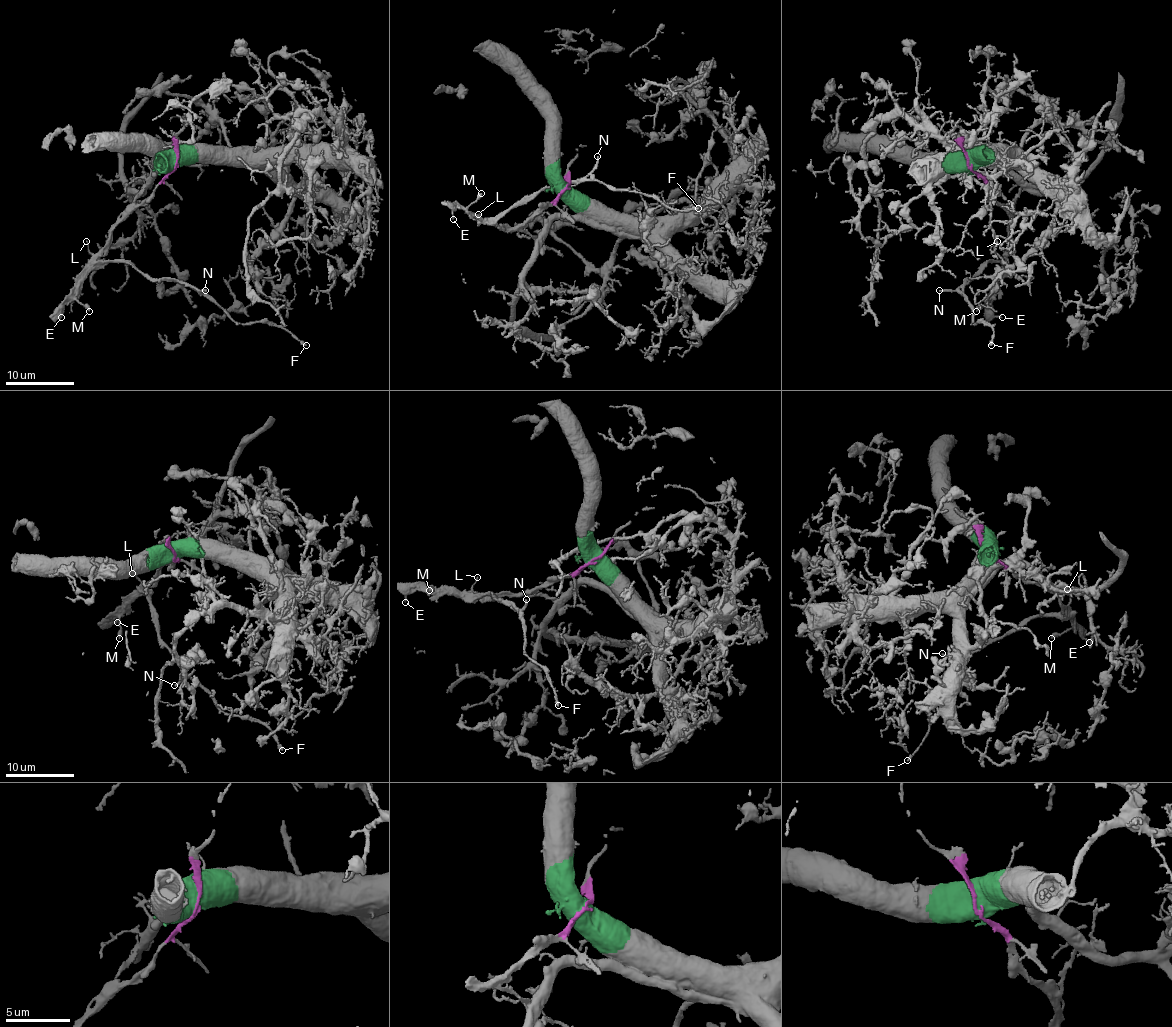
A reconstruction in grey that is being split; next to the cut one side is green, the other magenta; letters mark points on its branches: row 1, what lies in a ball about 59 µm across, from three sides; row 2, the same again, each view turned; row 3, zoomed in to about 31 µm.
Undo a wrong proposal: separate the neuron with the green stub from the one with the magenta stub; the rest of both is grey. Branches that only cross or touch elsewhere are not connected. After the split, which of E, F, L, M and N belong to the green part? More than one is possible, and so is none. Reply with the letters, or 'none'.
none

